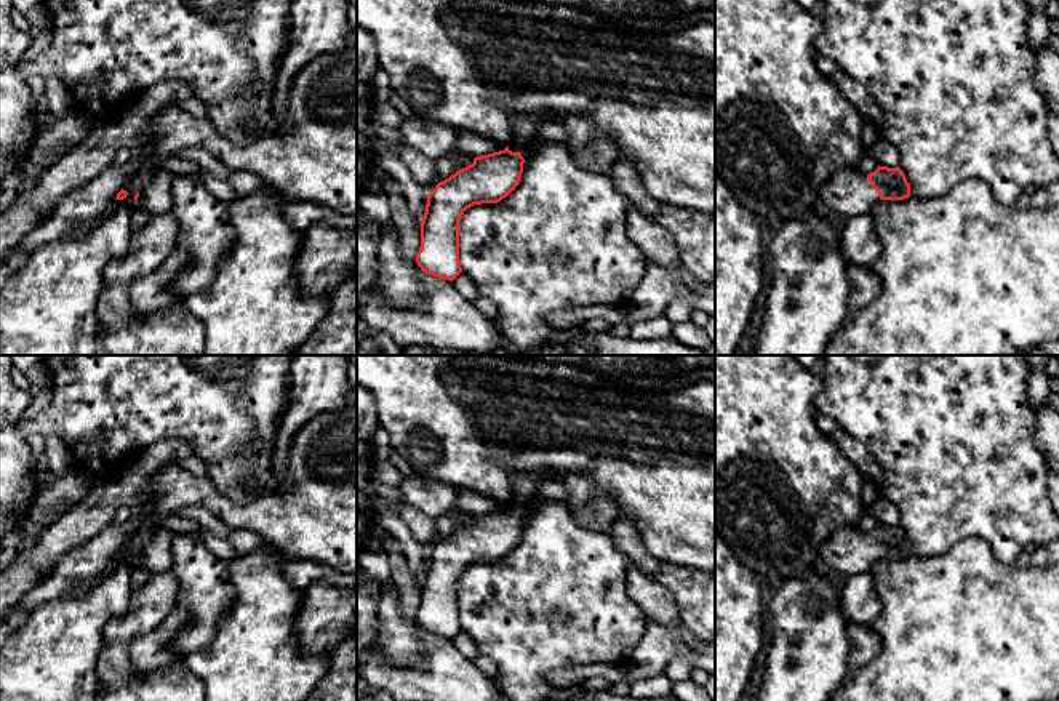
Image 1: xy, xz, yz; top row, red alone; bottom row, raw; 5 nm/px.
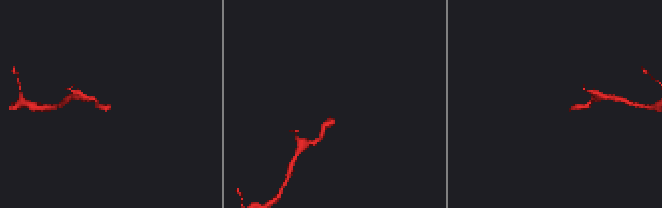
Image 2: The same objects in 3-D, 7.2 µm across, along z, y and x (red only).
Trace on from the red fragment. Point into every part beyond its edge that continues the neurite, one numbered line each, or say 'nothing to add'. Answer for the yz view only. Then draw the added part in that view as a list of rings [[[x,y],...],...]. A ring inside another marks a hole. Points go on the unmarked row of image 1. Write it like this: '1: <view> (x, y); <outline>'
1: yz (848, 551); [[[841,528],[822,544],[817,571],[833,571],[841,578],[869,571],[880,560],[878,551],[870,544],[867,533],[856,528]]]

